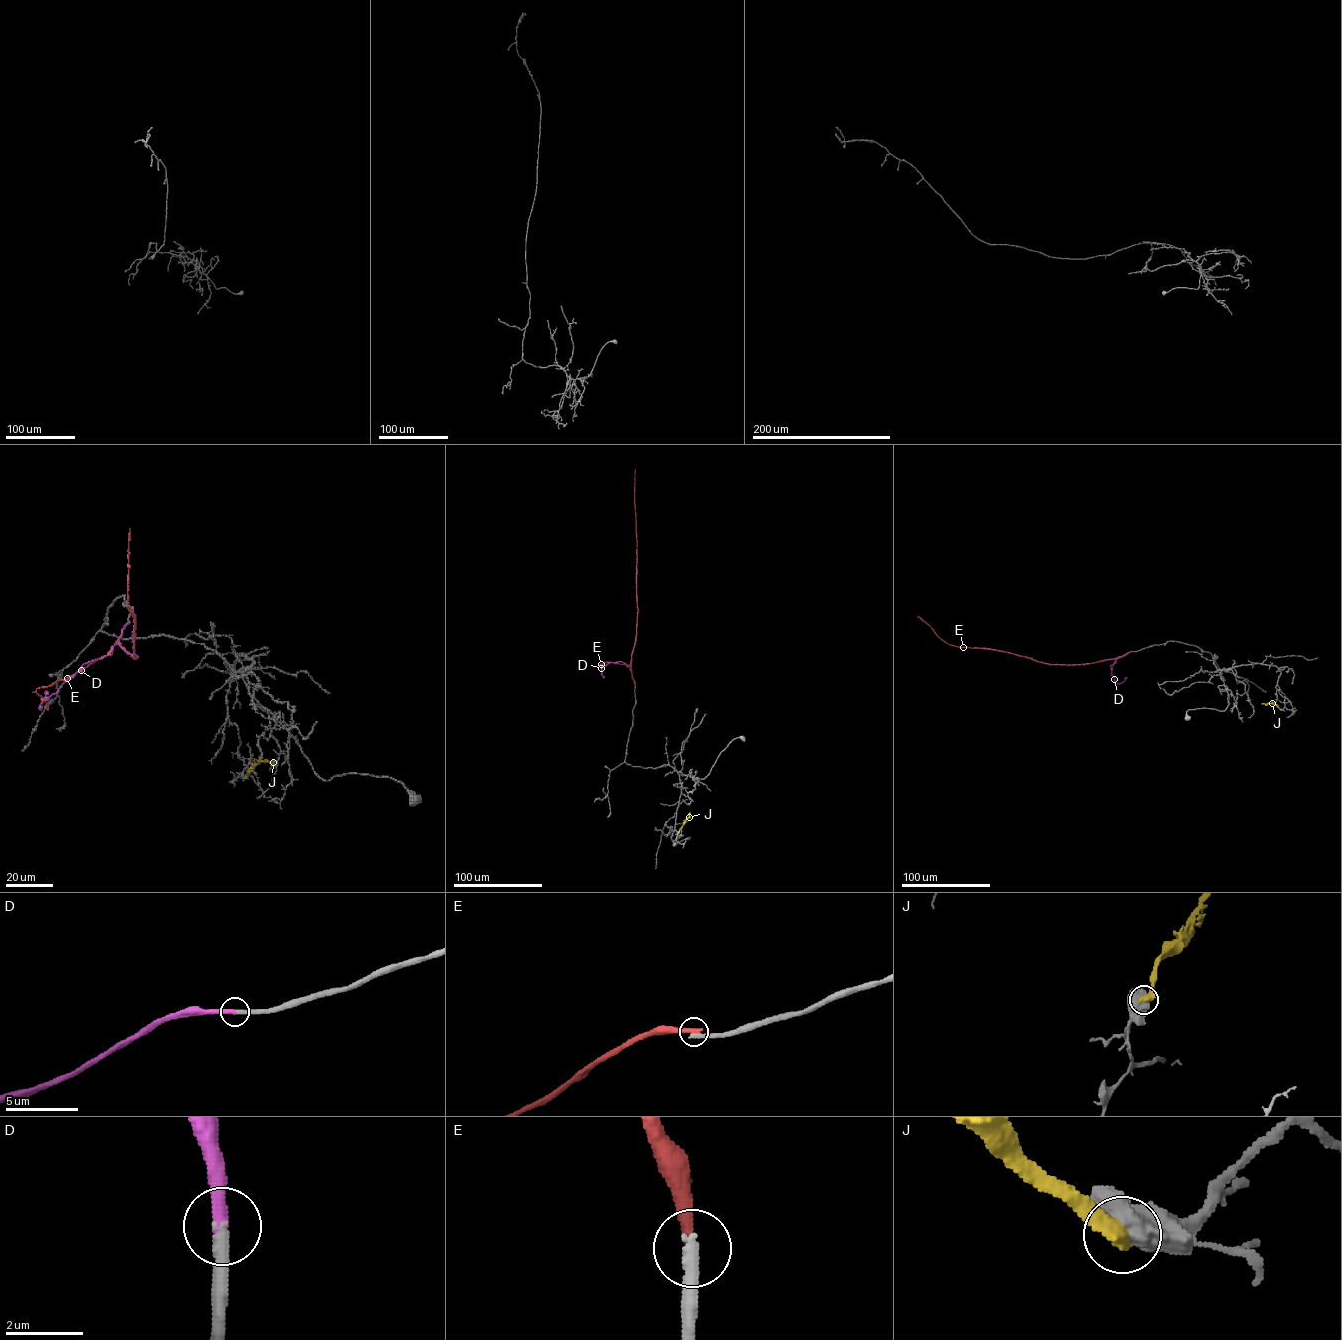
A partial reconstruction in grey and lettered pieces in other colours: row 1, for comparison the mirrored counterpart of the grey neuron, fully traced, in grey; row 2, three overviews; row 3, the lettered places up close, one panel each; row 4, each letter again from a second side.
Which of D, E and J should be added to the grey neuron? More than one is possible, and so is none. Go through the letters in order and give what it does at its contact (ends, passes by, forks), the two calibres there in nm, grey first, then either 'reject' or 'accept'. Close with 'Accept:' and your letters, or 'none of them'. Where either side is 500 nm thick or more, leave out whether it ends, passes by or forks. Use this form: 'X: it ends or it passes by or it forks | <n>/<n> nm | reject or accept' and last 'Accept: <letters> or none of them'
D: it ends | 320/360 nm | accept
E: it ends | 360/360 nm | reject
J: 440/550 nm | reject
Accept: D

